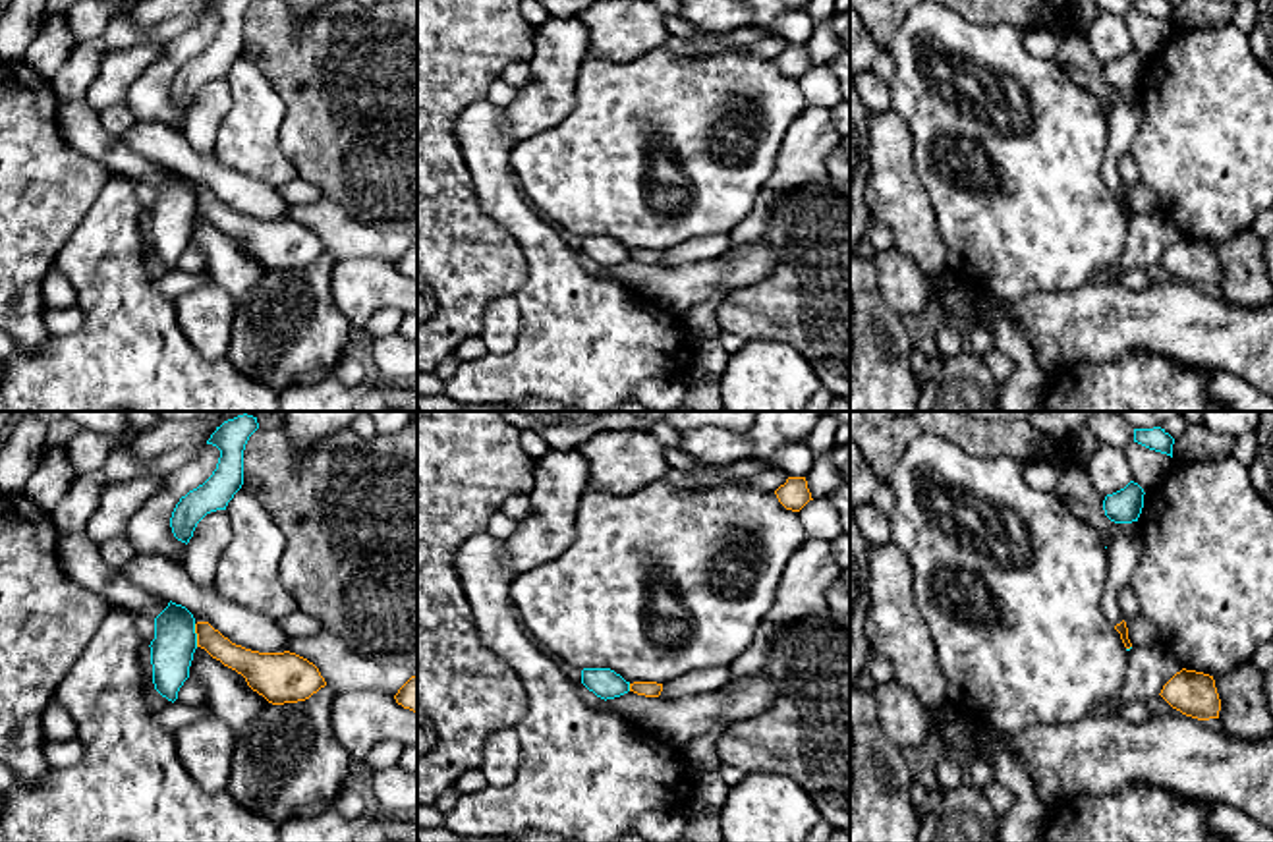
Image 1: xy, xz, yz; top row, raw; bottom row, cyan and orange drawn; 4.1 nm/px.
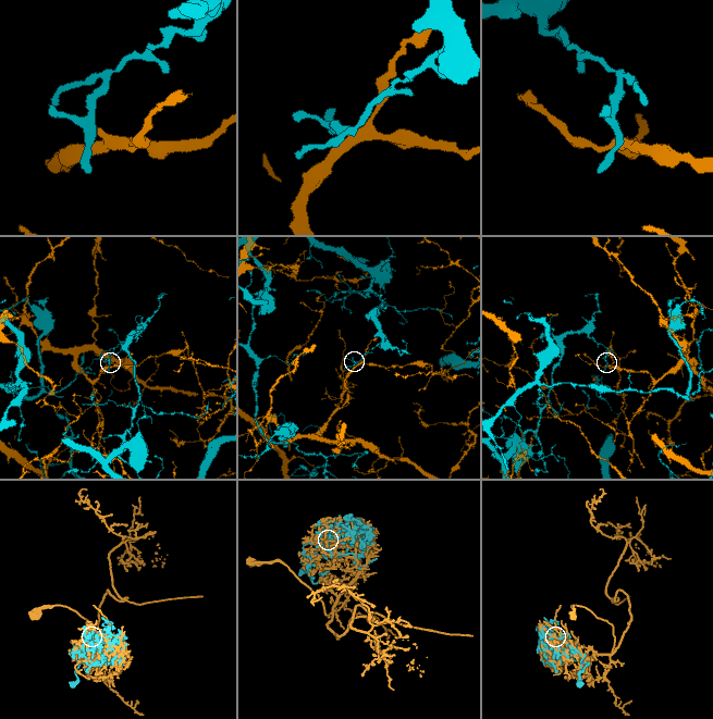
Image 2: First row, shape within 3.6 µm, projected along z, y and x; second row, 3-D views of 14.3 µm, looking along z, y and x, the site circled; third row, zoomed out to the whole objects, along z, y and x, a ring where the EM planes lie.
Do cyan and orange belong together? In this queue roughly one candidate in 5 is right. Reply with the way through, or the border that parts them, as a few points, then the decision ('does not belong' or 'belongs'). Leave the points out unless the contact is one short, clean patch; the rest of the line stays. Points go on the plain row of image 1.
does not belong

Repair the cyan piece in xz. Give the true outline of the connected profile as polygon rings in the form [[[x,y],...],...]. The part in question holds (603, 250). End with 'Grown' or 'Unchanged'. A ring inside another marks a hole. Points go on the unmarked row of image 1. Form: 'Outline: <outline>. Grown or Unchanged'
Outline: [[[583,236],[581,251],[605,268],[630,259],[630,249],[610,236]]]. Unchanged

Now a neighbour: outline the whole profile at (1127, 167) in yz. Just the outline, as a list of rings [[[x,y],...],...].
[[[1124,153],[1117,162],[1118,178],[1124,185],[1124,189],[1130,189],[1132,185],[1140,183],[1140,170],[1132,156],[1132,153]]]

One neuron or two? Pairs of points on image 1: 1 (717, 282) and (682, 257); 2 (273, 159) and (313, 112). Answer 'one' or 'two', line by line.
1: two
2: two

